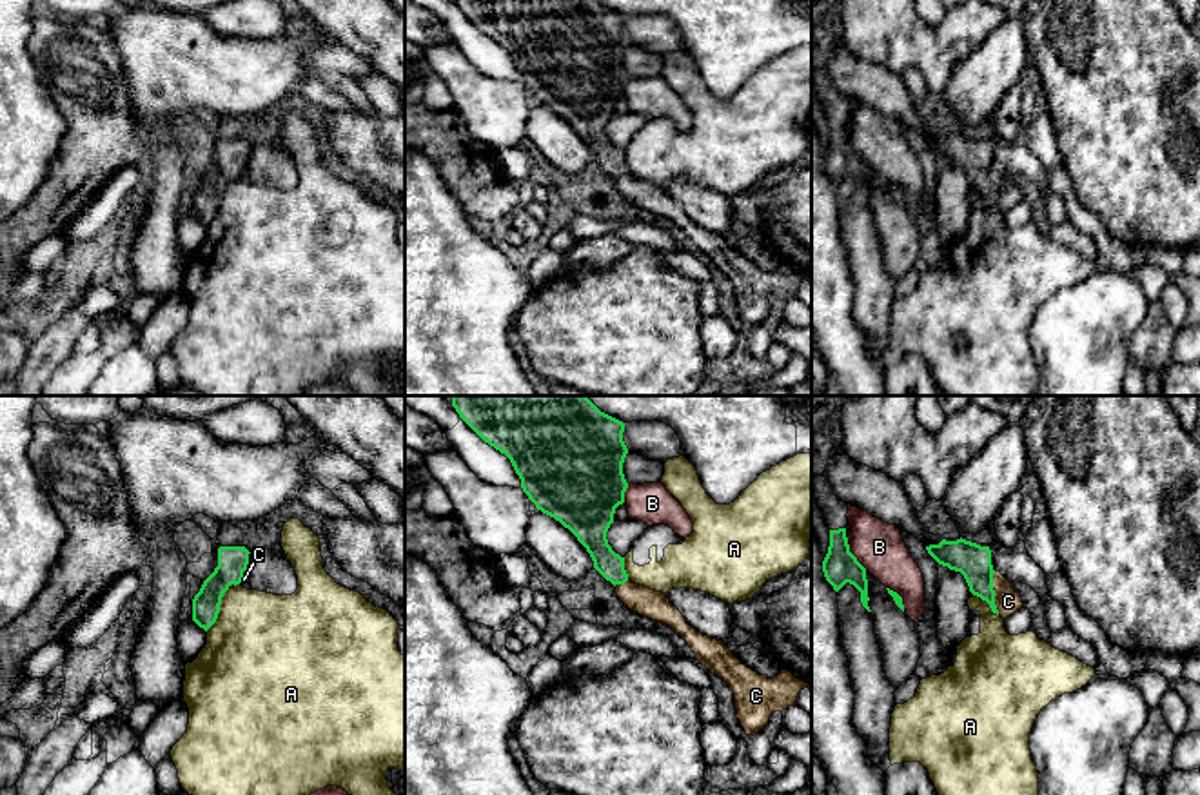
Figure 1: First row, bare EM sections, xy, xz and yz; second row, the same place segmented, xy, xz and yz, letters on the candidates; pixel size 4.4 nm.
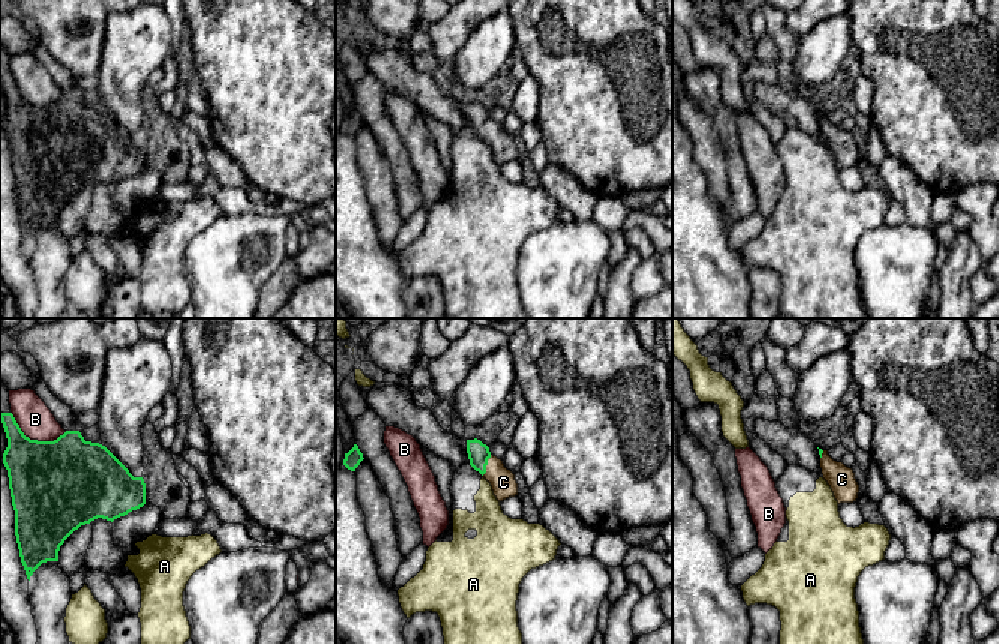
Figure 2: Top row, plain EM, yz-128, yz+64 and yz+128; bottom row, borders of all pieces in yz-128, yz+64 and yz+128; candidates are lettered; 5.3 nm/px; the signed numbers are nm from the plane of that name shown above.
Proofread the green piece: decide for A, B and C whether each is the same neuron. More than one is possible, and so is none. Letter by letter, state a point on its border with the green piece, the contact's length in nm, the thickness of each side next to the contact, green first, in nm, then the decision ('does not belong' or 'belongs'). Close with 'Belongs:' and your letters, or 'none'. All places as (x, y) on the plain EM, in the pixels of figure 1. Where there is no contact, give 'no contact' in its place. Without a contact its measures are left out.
A: contact xy (218, 204); length 220 nm; calibres 130 and 480 nm; does not belong
B: contact yz (852, 147); length 170 nm; calibres 150 and 220 nm; does not belong
C: contact yz (993, 186); length 200 nm; calibres 160 and 110 nm; belongs
Belongs: C

